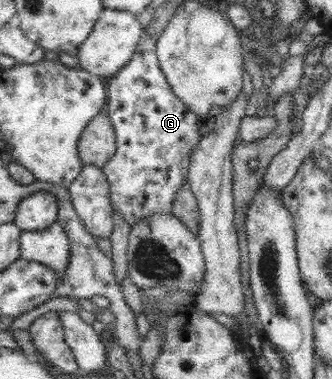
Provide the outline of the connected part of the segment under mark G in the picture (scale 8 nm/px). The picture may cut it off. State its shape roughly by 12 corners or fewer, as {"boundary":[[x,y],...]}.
{"boundary":[[146,32],[107,80],[102,169],[130,226],[173,215],[210,128]]}

